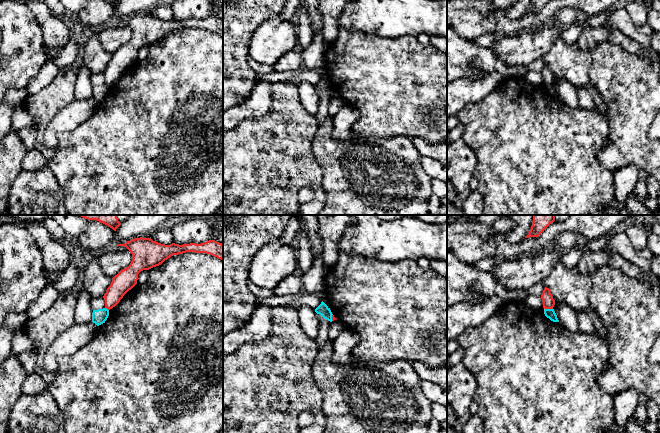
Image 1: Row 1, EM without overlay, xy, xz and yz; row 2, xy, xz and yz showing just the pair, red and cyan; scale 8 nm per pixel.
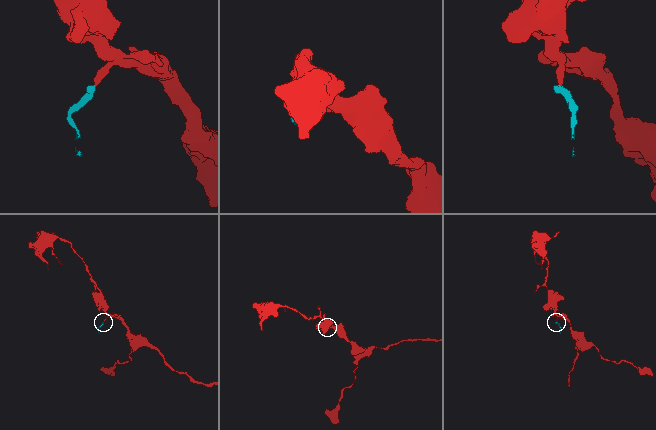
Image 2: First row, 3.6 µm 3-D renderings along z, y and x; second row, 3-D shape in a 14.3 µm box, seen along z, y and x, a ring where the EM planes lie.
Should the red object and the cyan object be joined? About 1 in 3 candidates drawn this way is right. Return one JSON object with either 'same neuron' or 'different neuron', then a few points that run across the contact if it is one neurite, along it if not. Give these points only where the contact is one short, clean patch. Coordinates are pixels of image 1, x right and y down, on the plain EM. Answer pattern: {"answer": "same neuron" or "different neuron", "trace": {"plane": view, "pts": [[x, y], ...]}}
{"answer": "different neuron", "trace": {"plane": "yz", "pts": [[544, 83], [552, 85]]}}

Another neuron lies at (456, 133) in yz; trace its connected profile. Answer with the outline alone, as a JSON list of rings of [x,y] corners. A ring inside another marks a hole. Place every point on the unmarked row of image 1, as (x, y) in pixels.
[[[458,123],[456,127],[449,130],[449,134],[448,134],[449,142],[462,138],[463,131],[464,131],[464,127],[461,123]]]

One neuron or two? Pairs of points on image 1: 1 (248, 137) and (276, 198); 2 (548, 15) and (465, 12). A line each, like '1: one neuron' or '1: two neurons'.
1: one neuron
2: one neuron

